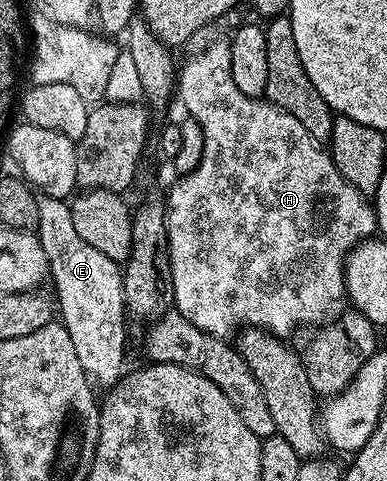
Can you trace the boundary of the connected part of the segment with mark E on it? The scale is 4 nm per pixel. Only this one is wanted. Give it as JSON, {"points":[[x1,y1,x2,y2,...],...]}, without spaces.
{"points":[[38,197,38,223,36,232,40,239,40,247,44,247,49,280,51,282,54,280,55,292,53,291,53,294,56,296,56,309,60,314,60,323,68,331,68,336,72,338,72,347,76,347,76,359,80,359,80,367,84,367,86,376,90,378,95,386,106,385,105,387,113,387,124,376,122,364,126,361,126,321,128,322,128,312,126,310,125,293,122,290,123,266,119,262,108,259,108,255,103,255,101,251,96,251,96,247,88,247,88,243,84,243,84,239,80,239,80,234,76,232,76,227,72,223,72,211,69,204,61,197]]}

